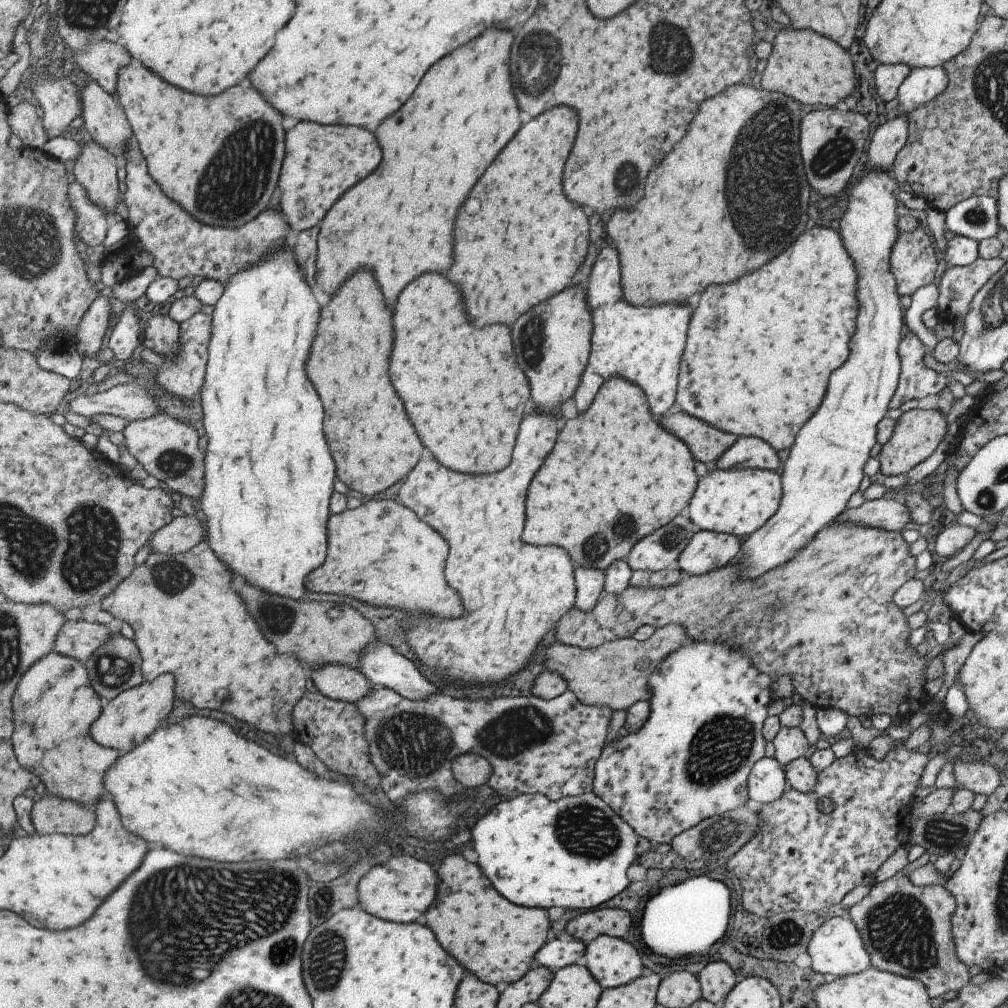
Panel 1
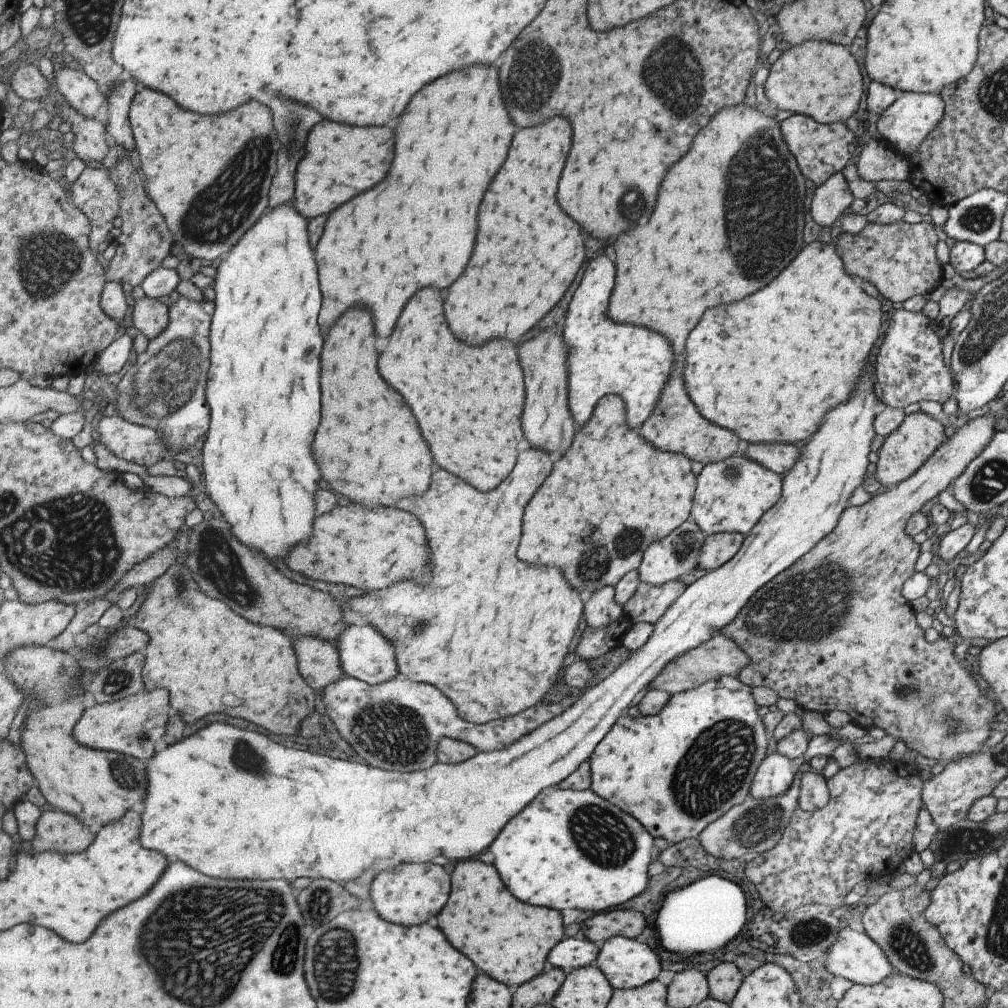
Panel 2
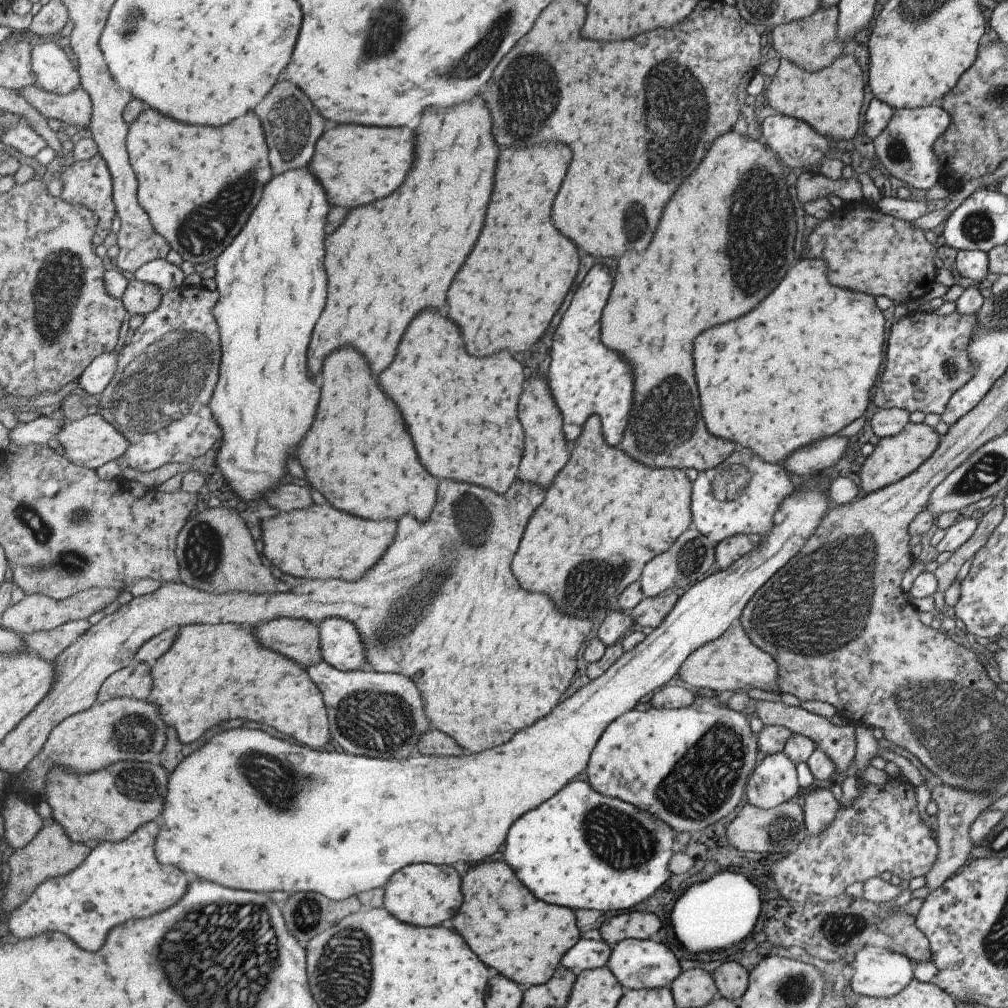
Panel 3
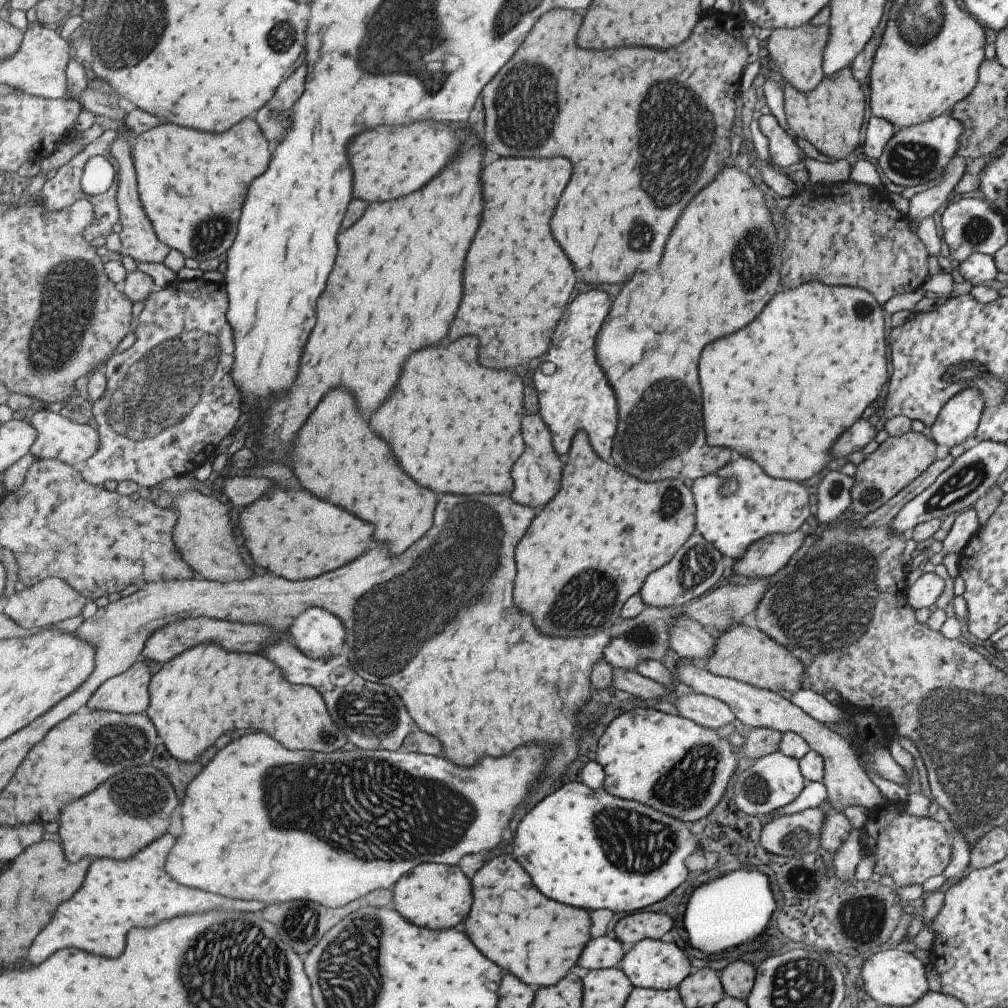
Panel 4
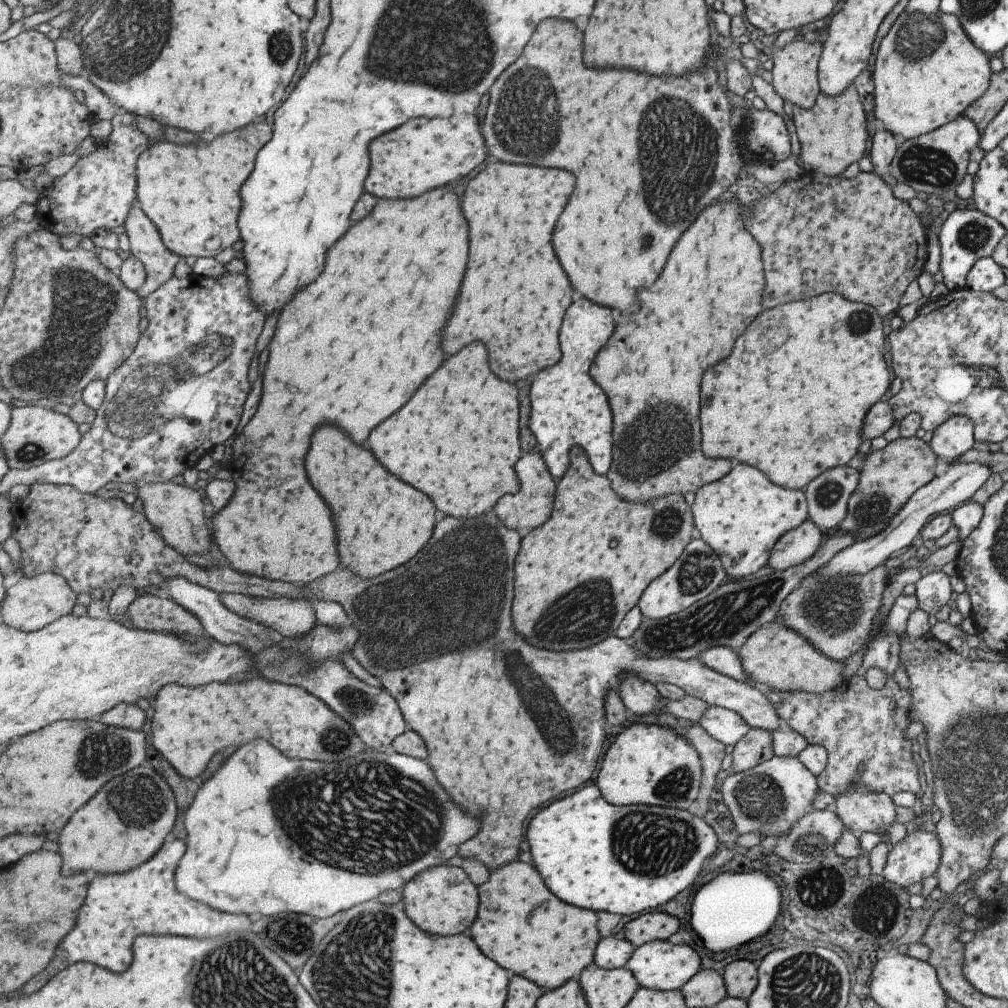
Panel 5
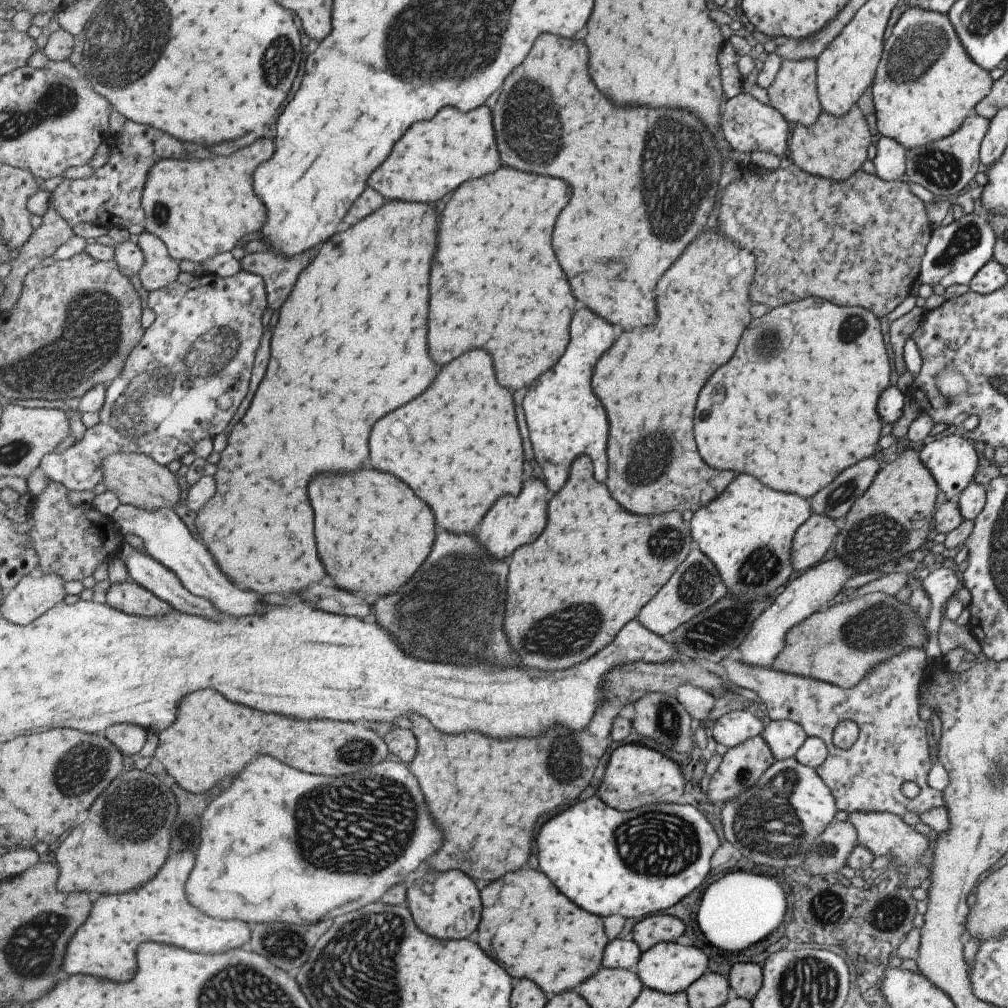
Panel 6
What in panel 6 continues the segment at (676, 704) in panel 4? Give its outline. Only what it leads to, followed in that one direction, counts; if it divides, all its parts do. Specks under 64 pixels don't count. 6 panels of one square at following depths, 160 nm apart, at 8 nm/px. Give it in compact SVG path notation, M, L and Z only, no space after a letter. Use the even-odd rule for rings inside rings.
M733 710L713 722L713 740L726 749L733 748L753 736L759 736L765 725L766 720L755 711Z

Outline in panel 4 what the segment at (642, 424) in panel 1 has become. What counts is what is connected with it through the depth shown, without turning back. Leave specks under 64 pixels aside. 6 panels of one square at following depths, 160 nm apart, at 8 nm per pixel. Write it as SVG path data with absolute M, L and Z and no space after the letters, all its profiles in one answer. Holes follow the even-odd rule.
M580 432L565 459L561 494L541 510L529 534L517 546L517 604L535 612L539 626L557 638L587 638L613 628L622 620L622 611L633 594L640 592L648 576L672 561L677 550L694 530L694 503L691 492L677 479L641 482L619 466L605 462L591 446L587 432ZM535 600L541 604L535 606Z

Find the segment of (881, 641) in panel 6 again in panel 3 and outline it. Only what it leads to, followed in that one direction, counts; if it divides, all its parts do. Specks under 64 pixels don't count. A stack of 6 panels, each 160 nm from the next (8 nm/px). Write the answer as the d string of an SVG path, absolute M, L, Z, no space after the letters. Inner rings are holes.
M739 620L729 625L729 628L715 640L693 650L691 656L681 665L677 673L677 682L691 691L705 688L705 691L716 694L723 690L739 692L752 687L779 694L776 689L776 662L750 641L740 627Z

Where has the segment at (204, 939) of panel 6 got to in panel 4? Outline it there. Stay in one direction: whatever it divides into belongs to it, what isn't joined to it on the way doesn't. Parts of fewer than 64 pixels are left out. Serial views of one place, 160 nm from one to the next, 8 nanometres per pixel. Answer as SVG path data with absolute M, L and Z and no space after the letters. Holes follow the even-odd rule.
M165 834L165 838L159 838L153 842L153 846L148 846L136 856L129 857L124 861L115 860L114 858L99 858L93 861L89 868L89 878L82 886L81 890L77 890L77 894L73 894L73 898L69 902L63 902L57 910L57 914L53 916L53 922L37 936L37 942L33 942L33 948L29 950L29 964L41 964L45 958L49 958L53 952L61 950L61 948L83 948L91 954L99 954L99 956L111 956L117 958L119 954L123 954L125 950L125 940L127 940L127 932L131 932L133 928L139 926L151 926L151 924L159 924L161 920L169 920L181 914L193 914L193 912L209 912L209 910L265 910L267 904L265 902L241 902L241 900L231 900L213 892L205 892L205 890L193 890L189 886L181 886L177 879L169 874L167 868L167 856L169 850L175 844L175 836L173 834Z

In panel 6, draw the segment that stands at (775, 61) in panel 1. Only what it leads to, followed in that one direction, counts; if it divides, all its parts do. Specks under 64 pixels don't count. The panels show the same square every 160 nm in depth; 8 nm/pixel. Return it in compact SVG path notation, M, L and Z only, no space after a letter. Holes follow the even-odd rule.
M853 104L851 110L839 118L833 118L821 111L811 126L795 126L789 152L796 166L806 174L843 182L859 170L867 158L867 149L871 145L871 134L861 110Z

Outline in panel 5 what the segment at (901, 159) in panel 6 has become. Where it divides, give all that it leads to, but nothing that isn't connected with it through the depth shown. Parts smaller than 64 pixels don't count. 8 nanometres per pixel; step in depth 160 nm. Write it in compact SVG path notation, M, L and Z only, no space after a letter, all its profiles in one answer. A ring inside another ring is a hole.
M878 126L871 136L871 146L869 146L872 172L889 185L894 182L890 176L890 164L894 158L895 150L897 150L893 137Z

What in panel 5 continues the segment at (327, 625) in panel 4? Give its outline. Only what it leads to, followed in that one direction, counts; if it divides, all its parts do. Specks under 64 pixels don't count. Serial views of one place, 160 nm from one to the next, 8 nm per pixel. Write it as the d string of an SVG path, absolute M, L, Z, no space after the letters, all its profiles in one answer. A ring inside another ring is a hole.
M240 593L219 594L219 598L223 602L223 606L227 606L229 610L236 612L242 617L255 620L255 622L263 622L265 626L272 630L279 630L283 634L282 638L285 642L291 642L295 638L307 636L315 628L315 624L317 624L317 616L315 616L313 604L305 602L305 600L289 600L287 598L273 600Z

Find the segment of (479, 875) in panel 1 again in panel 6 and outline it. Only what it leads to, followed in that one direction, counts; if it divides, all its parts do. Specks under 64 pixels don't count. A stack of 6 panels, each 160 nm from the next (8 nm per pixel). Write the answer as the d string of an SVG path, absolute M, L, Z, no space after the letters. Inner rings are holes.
M517 870L505 874L505 878L489 884L483 892L485 914L479 930L479 944L517 978L533 980L547 995L555 996L577 990L604 967L604 955L611 940L608 938L604 918L595 916L577 904L573 904L565 894L561 894L544 871Z

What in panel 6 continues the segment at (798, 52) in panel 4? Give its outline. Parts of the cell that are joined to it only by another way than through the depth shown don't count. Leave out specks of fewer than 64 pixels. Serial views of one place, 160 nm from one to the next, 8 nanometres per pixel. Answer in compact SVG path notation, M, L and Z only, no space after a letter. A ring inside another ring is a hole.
M815 59L782 60L773 82L767 86L768 104L777 110L783 119L795 126L811 126L821 114L816 92Z

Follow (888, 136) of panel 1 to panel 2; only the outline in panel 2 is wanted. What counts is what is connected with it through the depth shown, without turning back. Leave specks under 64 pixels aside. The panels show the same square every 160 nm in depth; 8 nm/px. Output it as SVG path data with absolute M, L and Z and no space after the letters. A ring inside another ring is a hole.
M869 139L855 161L856 172L863 181L908 180L909 166L895 149L883 140Z

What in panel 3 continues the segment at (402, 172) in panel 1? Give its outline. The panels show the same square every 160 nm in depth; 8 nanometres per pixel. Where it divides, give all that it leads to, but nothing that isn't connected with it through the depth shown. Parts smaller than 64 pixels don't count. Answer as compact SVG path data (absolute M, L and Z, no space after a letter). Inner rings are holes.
M477 94L477 98L471 98L469 102L465 102L465 106L455 106L455 108L441 108L441 110L429 110L429 114L425 114L425 118L421 120L421 126L417 128L417 142L421 142L421 150L417 150L417 166L413 166L413 174L409 174L409 182L405 182L405 186L401 186L401 190L397 190L397 194L391 194L389 198L383 198L381 202L373 202L369 206L361 206L355 208L347 214L347 220L343 222L343 226L329 234L329 258L325 258L325 266L329 266L329 302L325 306L325 314L321 314L321 322L317 326L317 330L313 332L313 346L309 350L309 368L315 368L313 374L319 374L325 358L345 346L357 346L371 362L373 372L381 374L385 368L389 368L389 364L395 360L397 354L397 346L405 334L407 324L425 308L435 306L435 308L443 308L447 304L447 292L455 280L455 276L459 274L459 270L463 268L465 260L469 258L473 246L477 244L483 224L485 224L485 216L487 216L487 208L491 202L491 194L495 188L495 174L497 174L497 164L499 164L499 144L493 136L493 116L489 112L487 102Z

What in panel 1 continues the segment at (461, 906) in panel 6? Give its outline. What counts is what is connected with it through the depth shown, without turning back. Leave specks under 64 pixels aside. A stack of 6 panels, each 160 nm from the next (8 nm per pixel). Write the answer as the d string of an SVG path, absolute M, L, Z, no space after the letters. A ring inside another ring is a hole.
M396 852L388 861L373 866L358 884L358 895L363 910L381 918L393 916L393 918L385 918L393 922L419 920L435 902L437 884L439 884L437 872L427 863L413 855L407 856Z

